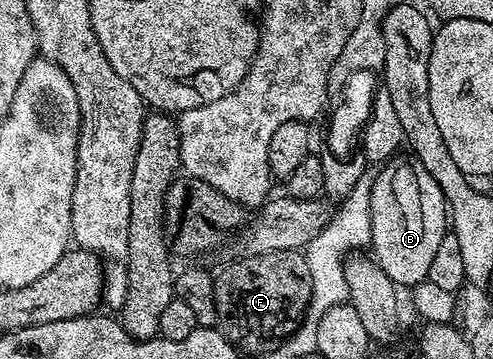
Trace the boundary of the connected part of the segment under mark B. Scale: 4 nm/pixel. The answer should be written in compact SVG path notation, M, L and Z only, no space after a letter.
M395 155L378 169L371 191L373 260L398 287L413 287L426 280L428 267L448 231L448 206L436 179L413 155Z

